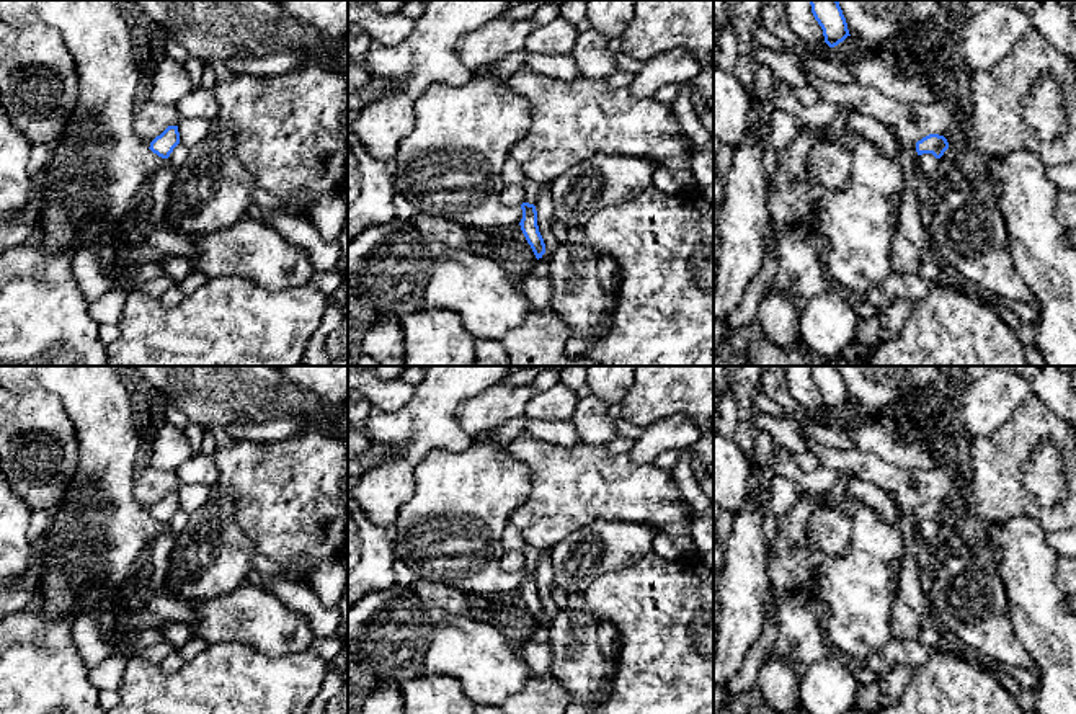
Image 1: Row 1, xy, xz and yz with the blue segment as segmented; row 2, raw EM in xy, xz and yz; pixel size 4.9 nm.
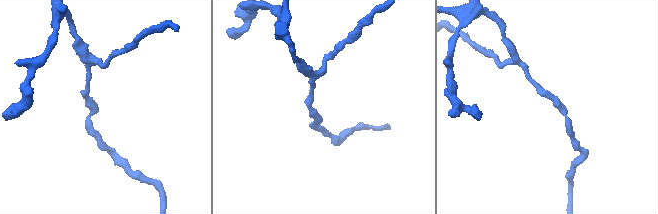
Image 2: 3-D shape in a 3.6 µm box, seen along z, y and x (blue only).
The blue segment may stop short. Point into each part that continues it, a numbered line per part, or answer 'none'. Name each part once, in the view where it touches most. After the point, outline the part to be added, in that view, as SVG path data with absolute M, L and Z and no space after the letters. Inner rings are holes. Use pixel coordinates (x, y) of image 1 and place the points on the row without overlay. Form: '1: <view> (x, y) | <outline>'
none

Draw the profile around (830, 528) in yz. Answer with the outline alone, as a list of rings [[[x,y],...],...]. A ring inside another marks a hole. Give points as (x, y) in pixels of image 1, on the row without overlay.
[[[844,472],[833,489],[823,497],[807,526],[807,542],[828,556],[841,556],[851,546],[852,518],[841,510],[847,498],[847,482],[854,477]]]

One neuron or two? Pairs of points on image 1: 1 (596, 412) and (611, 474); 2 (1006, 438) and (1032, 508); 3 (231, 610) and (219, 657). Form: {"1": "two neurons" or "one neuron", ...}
{"1": "two neurons", "2": "one neuron", "3": "two neurons"}

